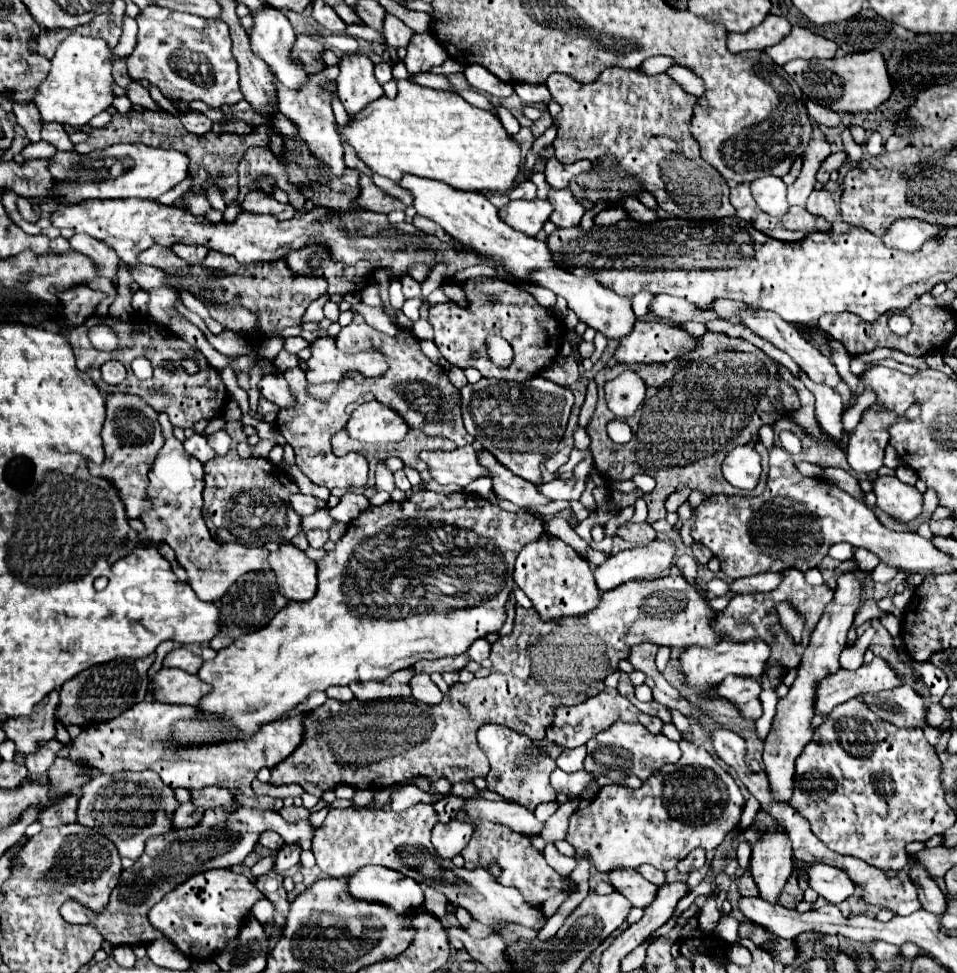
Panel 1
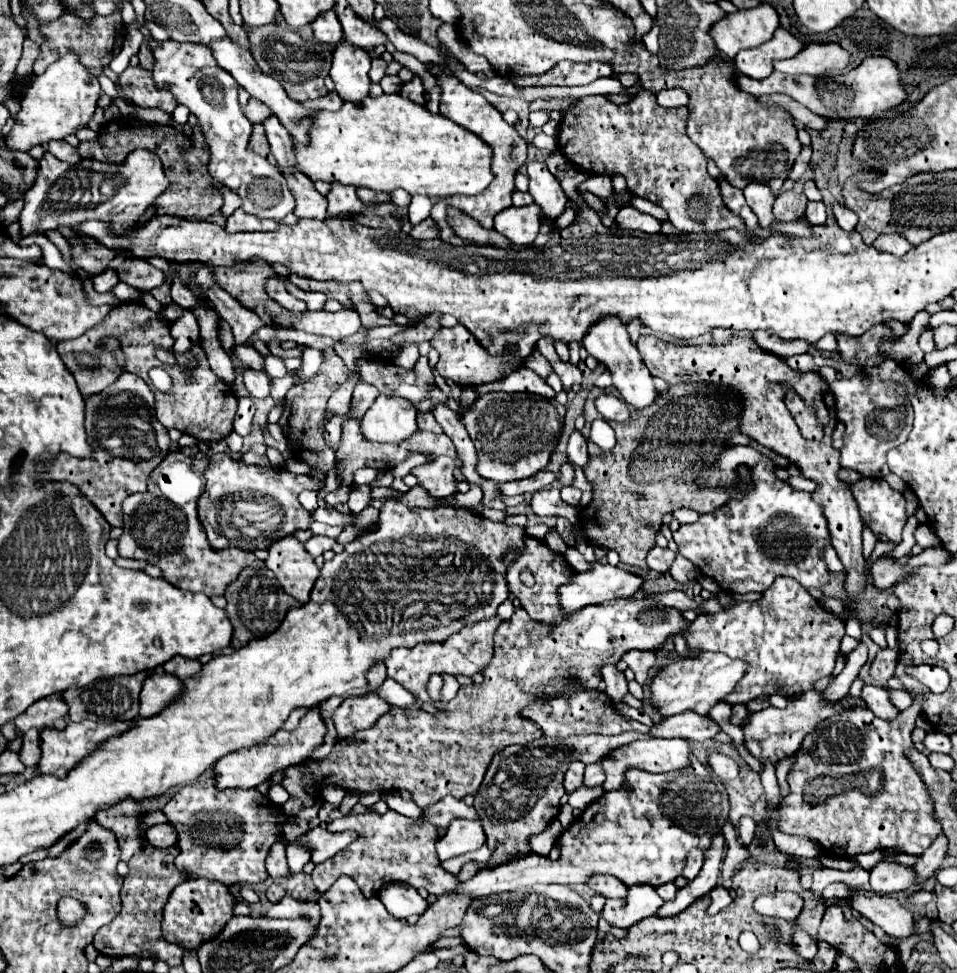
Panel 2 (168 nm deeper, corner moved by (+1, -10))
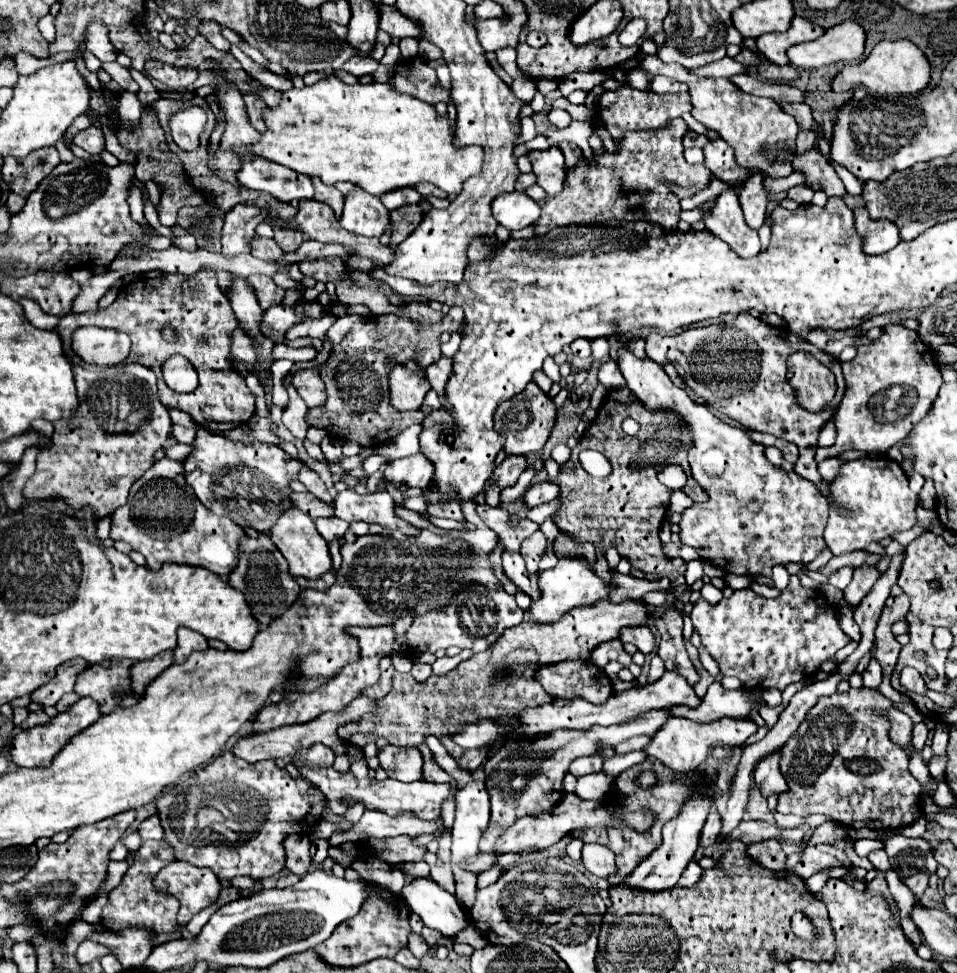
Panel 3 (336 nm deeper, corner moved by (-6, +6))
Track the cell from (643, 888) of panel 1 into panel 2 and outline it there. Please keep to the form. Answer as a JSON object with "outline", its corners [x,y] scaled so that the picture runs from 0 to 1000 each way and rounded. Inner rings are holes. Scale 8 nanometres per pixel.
{"outline":[[[619,900],[617,902],[617,913],[633,923],[648,923],[652,925],[656,921],[656,911],[650,909],[648,904],[642,904],[642,900]]]}

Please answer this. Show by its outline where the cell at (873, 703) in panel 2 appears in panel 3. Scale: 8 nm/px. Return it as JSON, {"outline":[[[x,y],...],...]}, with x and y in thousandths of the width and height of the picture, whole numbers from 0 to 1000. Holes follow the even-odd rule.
{"outline":[[[910,676],[906,687],[900,691],[900,695],[902,695],[904,707],[916,707],[921,703],[921,684],[918,684],[918,680],[914,676]]]}

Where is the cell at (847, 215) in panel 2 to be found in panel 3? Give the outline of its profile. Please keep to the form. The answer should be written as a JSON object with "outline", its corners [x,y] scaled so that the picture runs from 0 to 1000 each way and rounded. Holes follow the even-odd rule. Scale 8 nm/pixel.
{"outline":[[[904,214],[893,216],[893,234],[902,247],[904,261],[923,261],[937,253],[939,238],[931,226],[910,226]]]}

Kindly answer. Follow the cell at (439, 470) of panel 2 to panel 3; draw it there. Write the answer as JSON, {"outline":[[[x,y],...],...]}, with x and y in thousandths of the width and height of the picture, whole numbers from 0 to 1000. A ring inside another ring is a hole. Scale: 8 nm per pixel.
{"outline":[[[440,467],[409,473],[400,485],[400,493],[394,499],[394,506],[400,506],[404,497],[411,497],[413,502],[423,497],[427,502],[444,504],[448,499],[450,489],[452,489],[452,477],[448,477],[448,473],[444,473]]]}

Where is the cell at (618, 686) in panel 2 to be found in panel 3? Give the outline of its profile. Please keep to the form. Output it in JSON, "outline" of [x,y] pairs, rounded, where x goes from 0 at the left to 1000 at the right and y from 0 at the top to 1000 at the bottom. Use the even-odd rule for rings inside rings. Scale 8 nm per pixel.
{"outline":[[[647,656],[628,660],[626,664],[620,666],[620,670],[615,674],[615,680],[622,682],[622,684],[626,684],[626,687],[632,687],[632,680],[636,680],[636,678],[645,678],[651,684],[659,682],[659,674],[651,668],[651,662],[649,662]]]}

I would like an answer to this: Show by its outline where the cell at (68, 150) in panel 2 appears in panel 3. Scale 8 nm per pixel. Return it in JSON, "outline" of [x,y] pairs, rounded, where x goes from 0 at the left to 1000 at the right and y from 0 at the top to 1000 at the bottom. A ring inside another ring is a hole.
{"outline":[[[93,129],[91,134],[83,136],[78,140],[78,148],[93,158],[103,158],[106,154],[110,154],[110,142],[106,129]]]}

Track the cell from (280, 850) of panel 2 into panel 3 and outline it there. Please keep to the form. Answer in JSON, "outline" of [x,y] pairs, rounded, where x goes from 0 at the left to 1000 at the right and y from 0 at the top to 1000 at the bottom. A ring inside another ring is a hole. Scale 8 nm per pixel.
{"outline":[[[304,857],[302,863],[298,863],[298,876],[300,876],[300,894],[317,902],[325,890],[325,863],[319,857]]]}

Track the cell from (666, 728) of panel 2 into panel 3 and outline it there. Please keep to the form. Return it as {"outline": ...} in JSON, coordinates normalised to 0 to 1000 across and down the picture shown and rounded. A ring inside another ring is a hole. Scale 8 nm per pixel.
{"outline":[[[687,730],[641,748],[618,748],[615,752],[582,750],[578,756],[569,756],[565,761],[559,761],[557,765],[528,765],[524,773],[517,773],[507,783],[507,806],[513,818],[513,851],[530,851],[544,839],[561,839],[561,835],[567,835],[569,830],[576,830],[576,826],[582,826],[582,822],[590,818],[586,806],[588,798],[595,791],[595,785],[605,777],[624,775],[624,761],[632,761],[632,765],[636,763],[643,767],[649,761],[661,756],[682,756],[691,748],[691,744],[695,744],[697,736],[697,730]]]}

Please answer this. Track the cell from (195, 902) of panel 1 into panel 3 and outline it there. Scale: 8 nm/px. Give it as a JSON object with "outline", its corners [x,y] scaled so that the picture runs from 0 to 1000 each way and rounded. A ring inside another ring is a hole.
{"outline":[[[179,886],[160,902],[164,915],[172,915],[189,927],[185,946],[193,952],[204,939],[220,931],[231,917],[231,906],[218,892],[206,892],[193,886]]]}

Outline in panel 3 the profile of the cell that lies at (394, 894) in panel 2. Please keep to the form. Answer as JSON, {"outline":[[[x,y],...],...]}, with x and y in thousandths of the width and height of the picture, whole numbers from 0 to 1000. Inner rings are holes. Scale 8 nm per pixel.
{"outline":[[[434,902],[425,909],[421,913],[421,923],[425,931],[440,941],[446,954],[457,956],[465,964],[475,964],[492,950],[478,923],[448,902]]]}

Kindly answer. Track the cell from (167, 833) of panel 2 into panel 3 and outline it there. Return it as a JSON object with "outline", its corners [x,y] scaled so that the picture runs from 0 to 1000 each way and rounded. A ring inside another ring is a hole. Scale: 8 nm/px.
{"outline":[[[160,837],[156,839],[154,843],[149,843],[143,851],[147,863],[168,863],[170,861],[170,851],[168,851],[168,845],[166,845],[166,839]]]}

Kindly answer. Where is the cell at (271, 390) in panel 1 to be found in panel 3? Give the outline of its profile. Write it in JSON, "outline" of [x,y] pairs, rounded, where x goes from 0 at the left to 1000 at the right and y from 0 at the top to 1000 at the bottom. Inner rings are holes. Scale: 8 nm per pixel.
{"outline":[[[252,337],[243,339],[243,347],[241,347],[241,364],[246,370],[264,374],[266,372],[266,362],[262,356],[262,349],[256,345],[256,341]]]}

